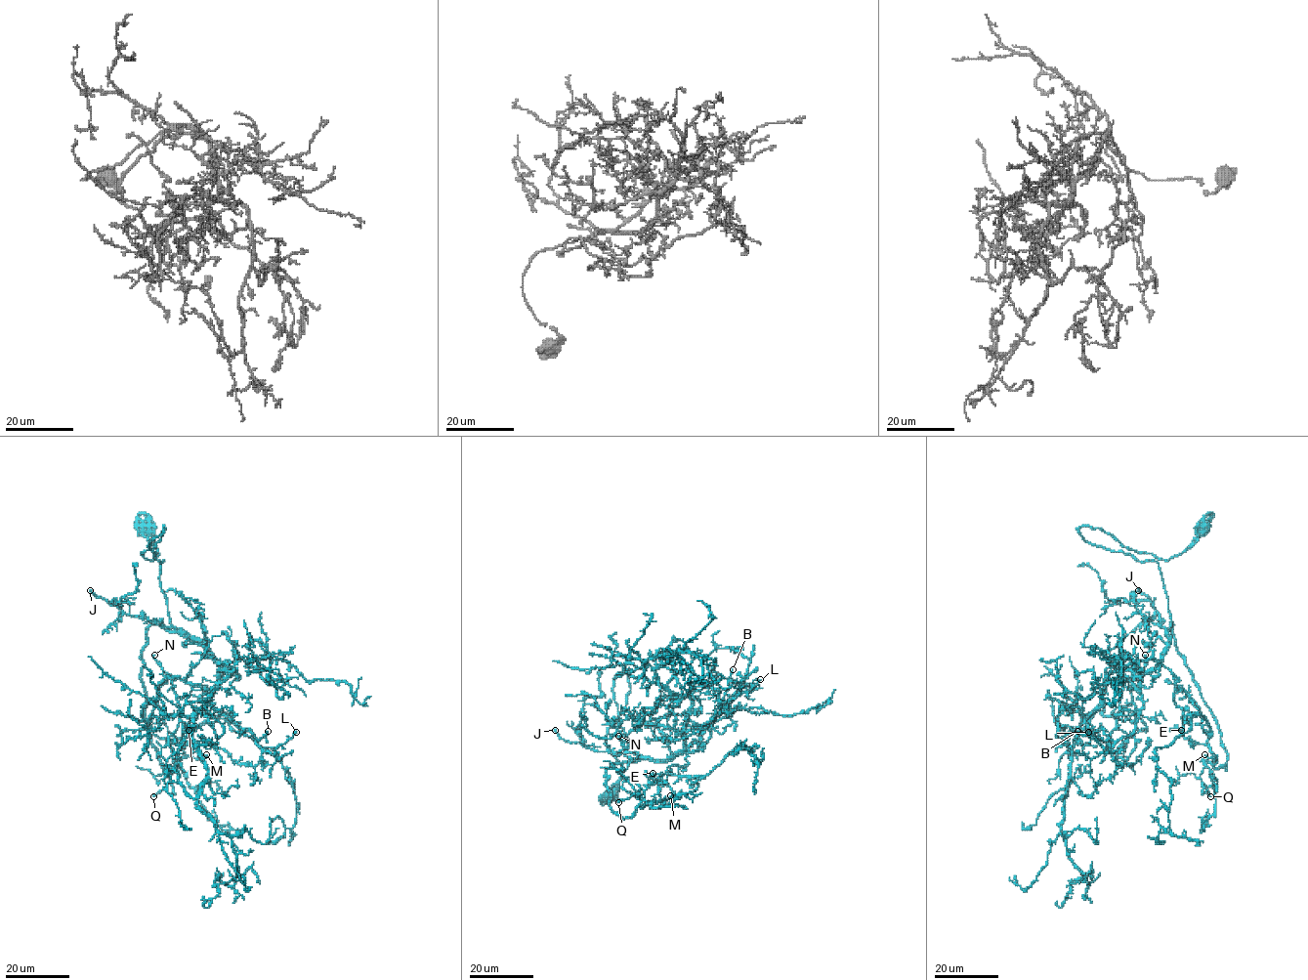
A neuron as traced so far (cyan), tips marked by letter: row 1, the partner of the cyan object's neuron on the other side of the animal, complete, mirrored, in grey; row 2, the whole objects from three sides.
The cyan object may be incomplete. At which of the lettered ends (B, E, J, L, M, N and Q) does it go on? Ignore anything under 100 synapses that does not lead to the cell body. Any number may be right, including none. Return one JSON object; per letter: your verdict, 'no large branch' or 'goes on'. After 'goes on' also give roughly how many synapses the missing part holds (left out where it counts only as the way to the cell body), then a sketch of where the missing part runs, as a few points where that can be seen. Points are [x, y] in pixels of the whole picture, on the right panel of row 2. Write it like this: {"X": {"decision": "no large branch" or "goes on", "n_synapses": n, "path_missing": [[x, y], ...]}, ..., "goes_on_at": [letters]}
{"B": {"decision": "no large branch"}, "E": {"decision": "no large branch"}, "J": {"decision": "goes on", "n_synapses": 110, "path_missing": [[1138, 590], [1133, 593], [1125, 583], [1096, 564], [1097, 559], [1093, 560], [1084, 553]]}, "L": {"decision": "no large branch"}, "M": {"decision": "no large branch"}, "N": {"decision": "no large branch"}, "Q": {"decision": "no large branch"}, "goes_on_at": ["J"]}

